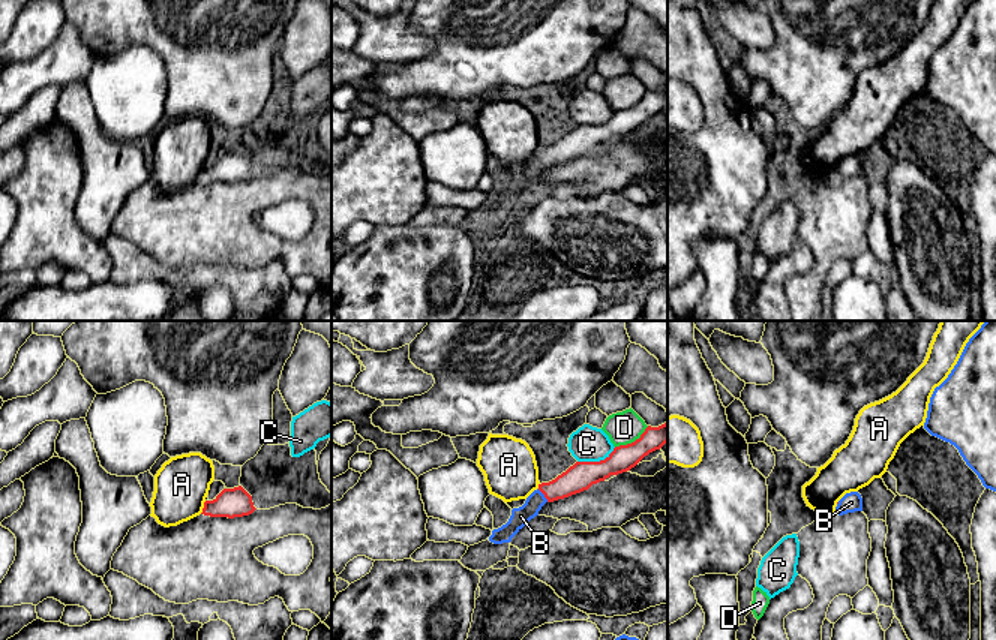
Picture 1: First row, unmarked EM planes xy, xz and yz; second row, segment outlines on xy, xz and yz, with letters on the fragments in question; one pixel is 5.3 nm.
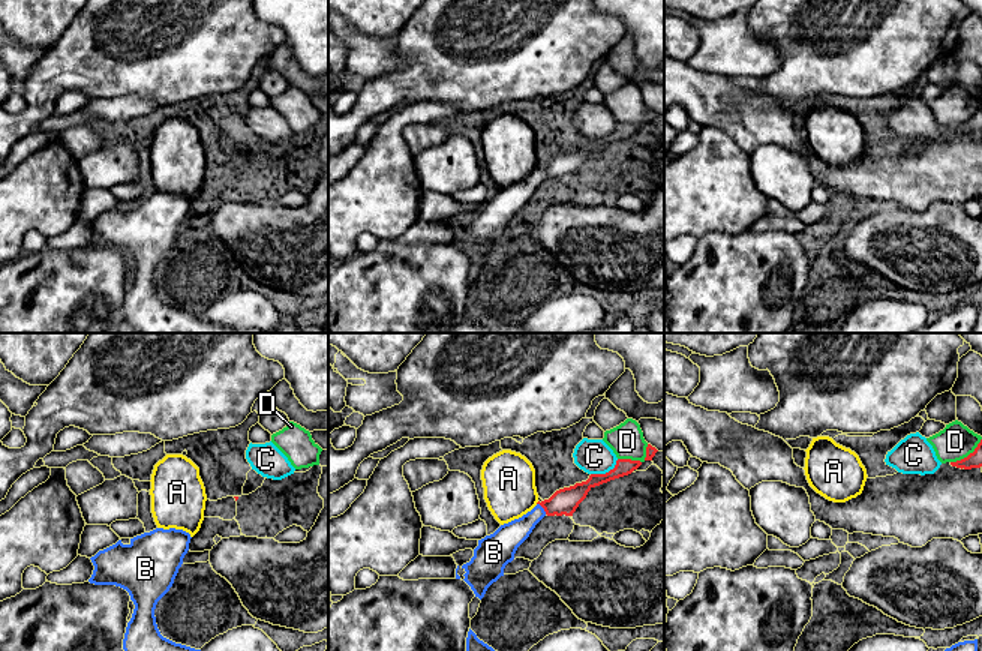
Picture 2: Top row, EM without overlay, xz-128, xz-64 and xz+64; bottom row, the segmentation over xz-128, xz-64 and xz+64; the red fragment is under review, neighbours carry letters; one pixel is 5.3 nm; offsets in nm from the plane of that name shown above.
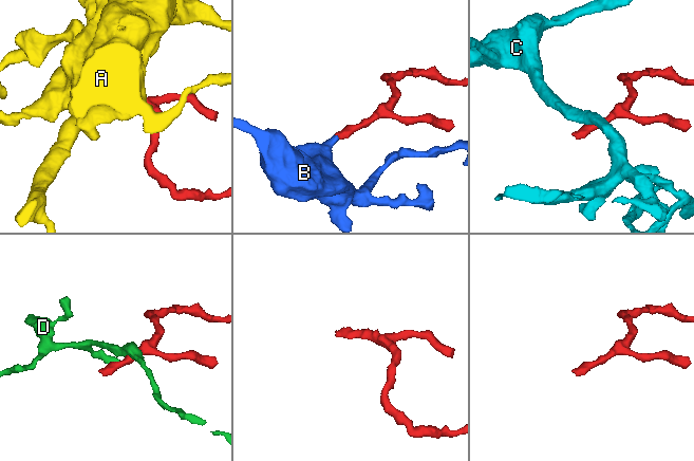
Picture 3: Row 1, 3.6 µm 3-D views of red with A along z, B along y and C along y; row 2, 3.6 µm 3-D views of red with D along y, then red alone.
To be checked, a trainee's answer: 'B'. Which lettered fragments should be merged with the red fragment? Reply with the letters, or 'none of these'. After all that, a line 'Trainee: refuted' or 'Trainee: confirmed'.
B
Trainee: confirmed

